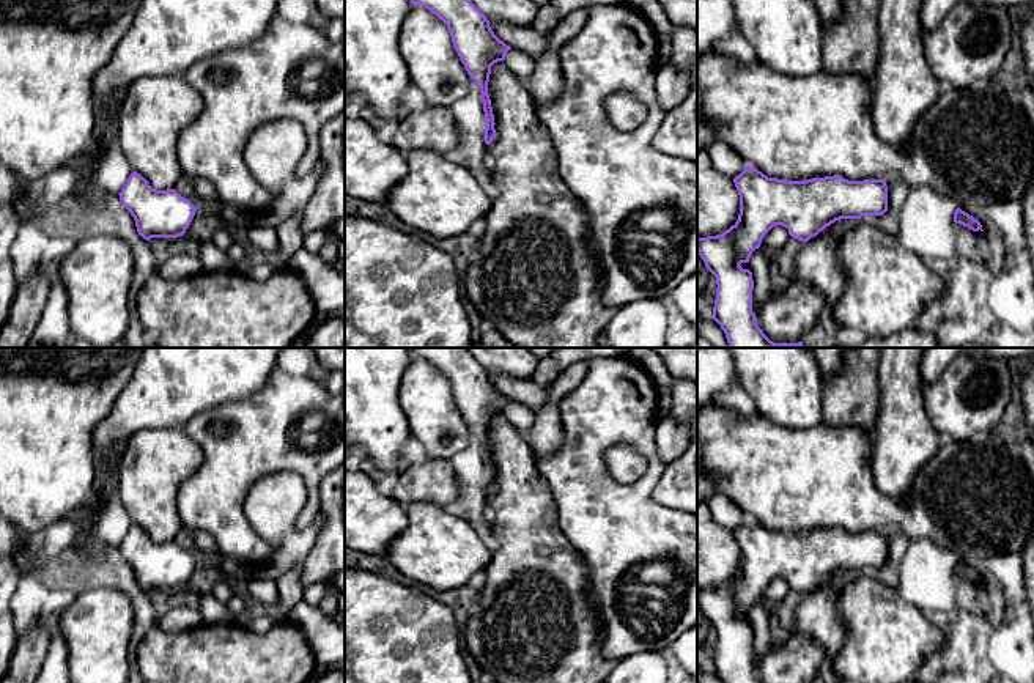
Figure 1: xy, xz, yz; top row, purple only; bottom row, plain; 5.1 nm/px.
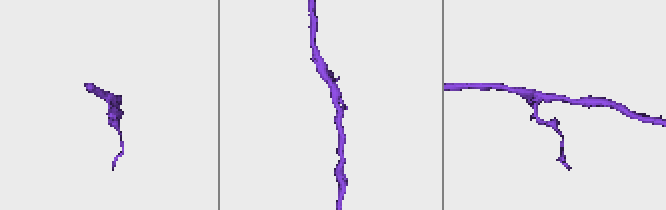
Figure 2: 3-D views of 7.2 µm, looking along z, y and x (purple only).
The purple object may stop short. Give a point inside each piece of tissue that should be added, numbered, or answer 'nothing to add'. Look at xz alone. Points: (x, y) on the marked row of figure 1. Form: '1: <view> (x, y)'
1: xz (535, 276)

